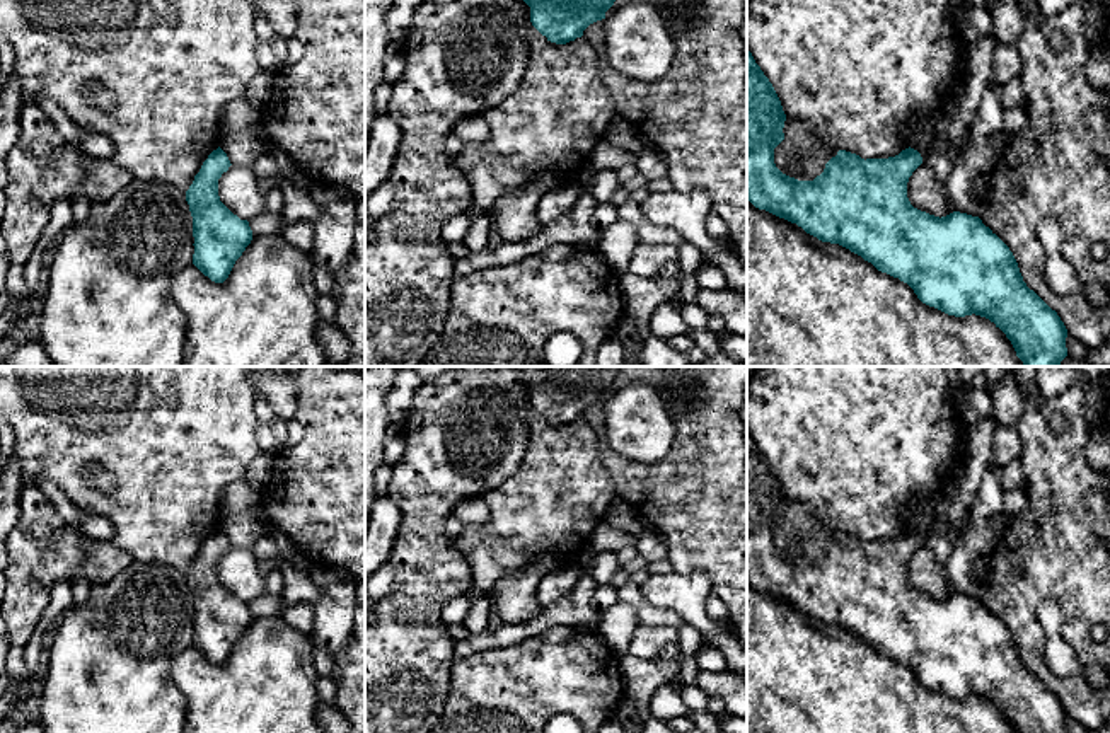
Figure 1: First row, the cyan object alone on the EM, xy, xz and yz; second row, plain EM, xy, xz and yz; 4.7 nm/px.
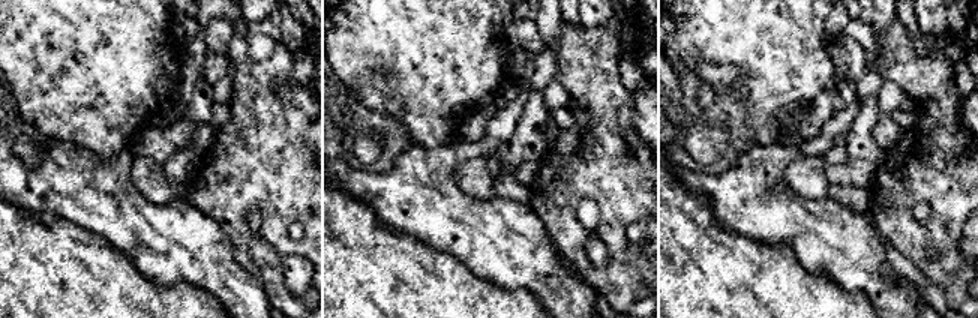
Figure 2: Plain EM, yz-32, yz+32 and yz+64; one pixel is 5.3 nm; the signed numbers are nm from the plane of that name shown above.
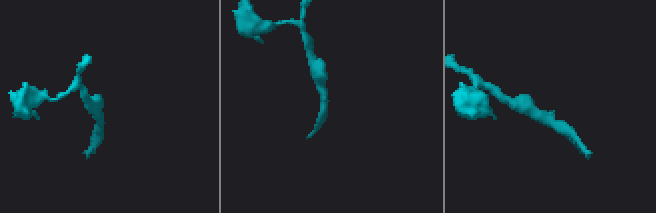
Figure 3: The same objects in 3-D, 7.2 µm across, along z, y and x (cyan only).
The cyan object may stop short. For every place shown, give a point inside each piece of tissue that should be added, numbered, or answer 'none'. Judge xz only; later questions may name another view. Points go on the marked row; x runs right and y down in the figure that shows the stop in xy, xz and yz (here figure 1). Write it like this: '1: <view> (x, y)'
none

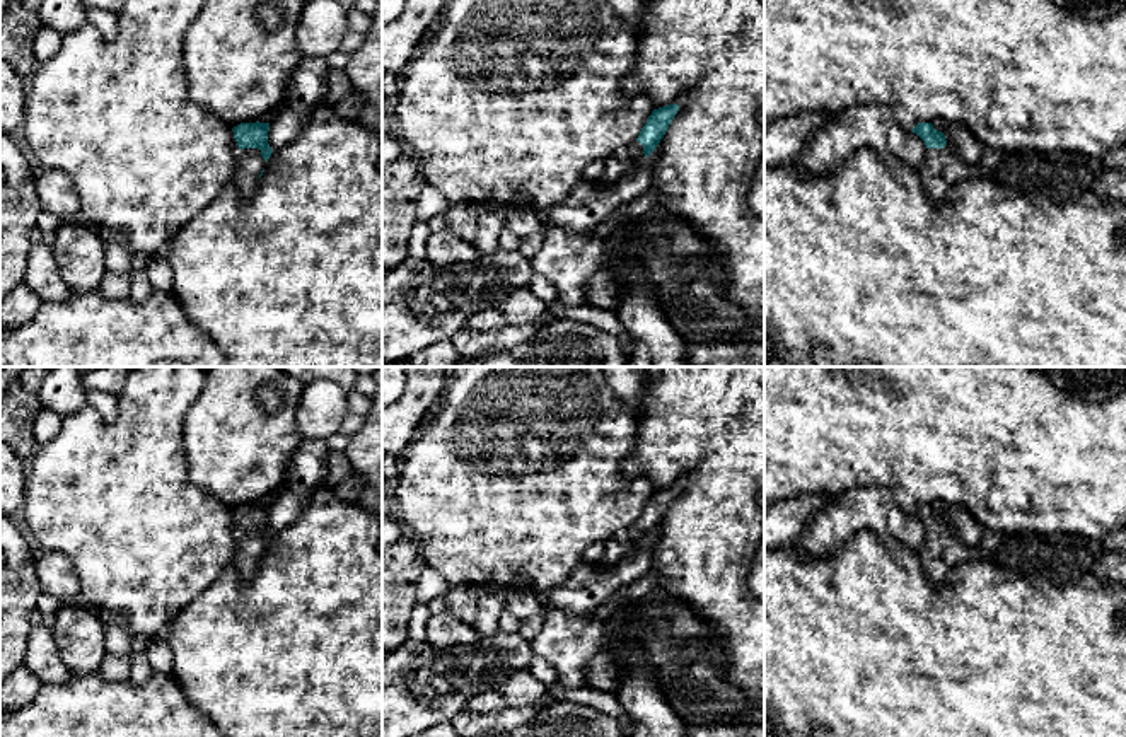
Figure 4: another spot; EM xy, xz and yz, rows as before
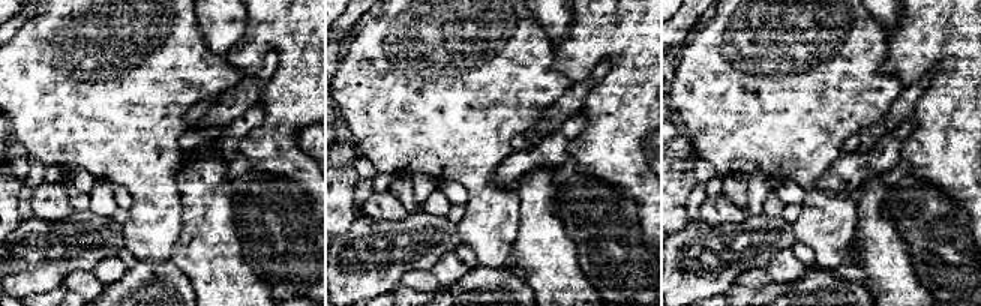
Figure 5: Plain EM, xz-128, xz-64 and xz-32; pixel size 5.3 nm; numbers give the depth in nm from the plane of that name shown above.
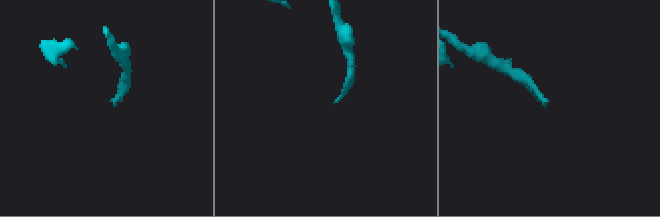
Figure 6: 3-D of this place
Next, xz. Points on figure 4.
1: xz (618, 164)

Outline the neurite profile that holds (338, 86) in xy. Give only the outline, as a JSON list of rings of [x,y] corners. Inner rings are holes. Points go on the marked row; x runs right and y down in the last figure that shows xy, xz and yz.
[[[331,67],[328,72],[328,90],[322,102],[333,106],[348,94],[351,94],[351,84],[346,77],[345,68]]]

